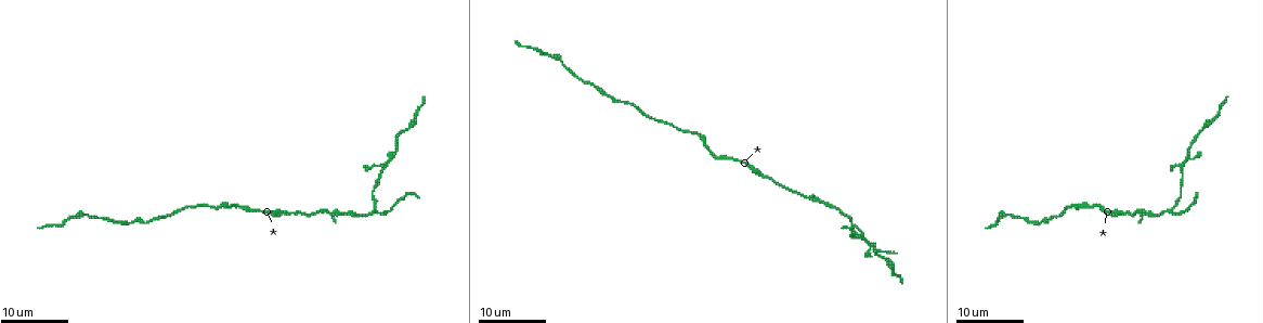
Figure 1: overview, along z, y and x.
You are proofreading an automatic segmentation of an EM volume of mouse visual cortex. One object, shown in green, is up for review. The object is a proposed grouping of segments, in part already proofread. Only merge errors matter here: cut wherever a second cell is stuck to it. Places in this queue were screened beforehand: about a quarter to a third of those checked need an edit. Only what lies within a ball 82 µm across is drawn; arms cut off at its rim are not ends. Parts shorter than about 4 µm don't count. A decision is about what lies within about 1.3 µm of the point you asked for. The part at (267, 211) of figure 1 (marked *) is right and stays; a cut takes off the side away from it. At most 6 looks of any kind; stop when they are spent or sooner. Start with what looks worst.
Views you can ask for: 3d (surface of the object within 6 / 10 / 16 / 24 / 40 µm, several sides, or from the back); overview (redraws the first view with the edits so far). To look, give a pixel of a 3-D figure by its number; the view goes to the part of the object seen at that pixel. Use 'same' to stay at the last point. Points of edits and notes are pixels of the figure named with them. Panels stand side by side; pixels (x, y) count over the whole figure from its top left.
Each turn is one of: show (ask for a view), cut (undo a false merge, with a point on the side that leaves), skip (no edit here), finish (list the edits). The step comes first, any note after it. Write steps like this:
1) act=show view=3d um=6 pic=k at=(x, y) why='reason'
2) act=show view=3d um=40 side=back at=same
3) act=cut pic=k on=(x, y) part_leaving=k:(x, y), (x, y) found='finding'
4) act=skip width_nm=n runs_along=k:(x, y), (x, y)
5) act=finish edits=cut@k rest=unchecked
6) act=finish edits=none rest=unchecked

act=show view=3d um=16 pic=1 at=(853, 226)

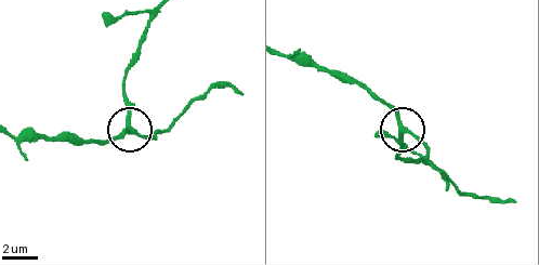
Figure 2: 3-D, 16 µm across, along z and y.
act=show view=3d um=10 pic=2 at=(133, 131) why='zoom in'

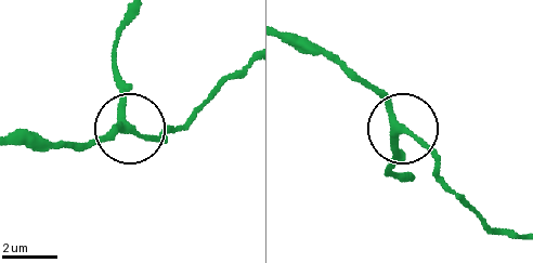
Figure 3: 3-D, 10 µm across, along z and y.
act=skip width_nm=220 runs_along=3:(287, 33), (343, 61), (427, 150), (445, 184) found='all the same cell'

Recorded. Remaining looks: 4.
act=show view=3d um=24 pic=1 at=(69, 216) why='narrows sharply'

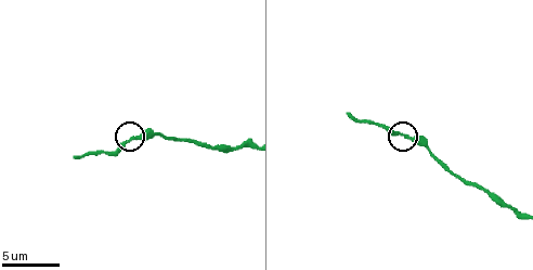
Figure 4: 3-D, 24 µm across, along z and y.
act=show view=3d um=10 pic=4 at=(130, 140)

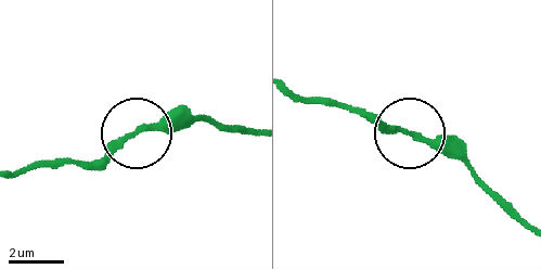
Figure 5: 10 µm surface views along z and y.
act=skip width_nm=200 runs_along=5:(527, 226), (464, 163), (394, 132), (361, 109) found='all the same cell'

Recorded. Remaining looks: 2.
act=show view=3d um=24 pic=1 at=(1139, 209) why='thick turns thin'

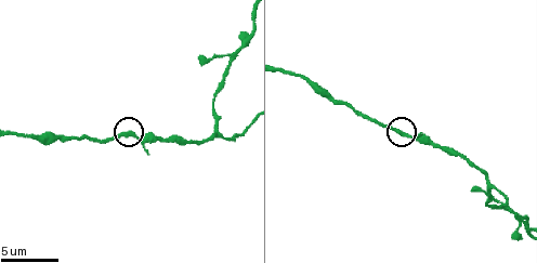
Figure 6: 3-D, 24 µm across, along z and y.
act=show view=3d um=10 pic=6 at=(402, 135)

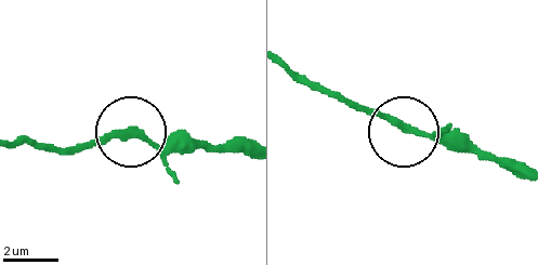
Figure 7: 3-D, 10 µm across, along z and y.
act=skip found='one cell here'

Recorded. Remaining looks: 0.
act=finish edits=none rest=unchecked

